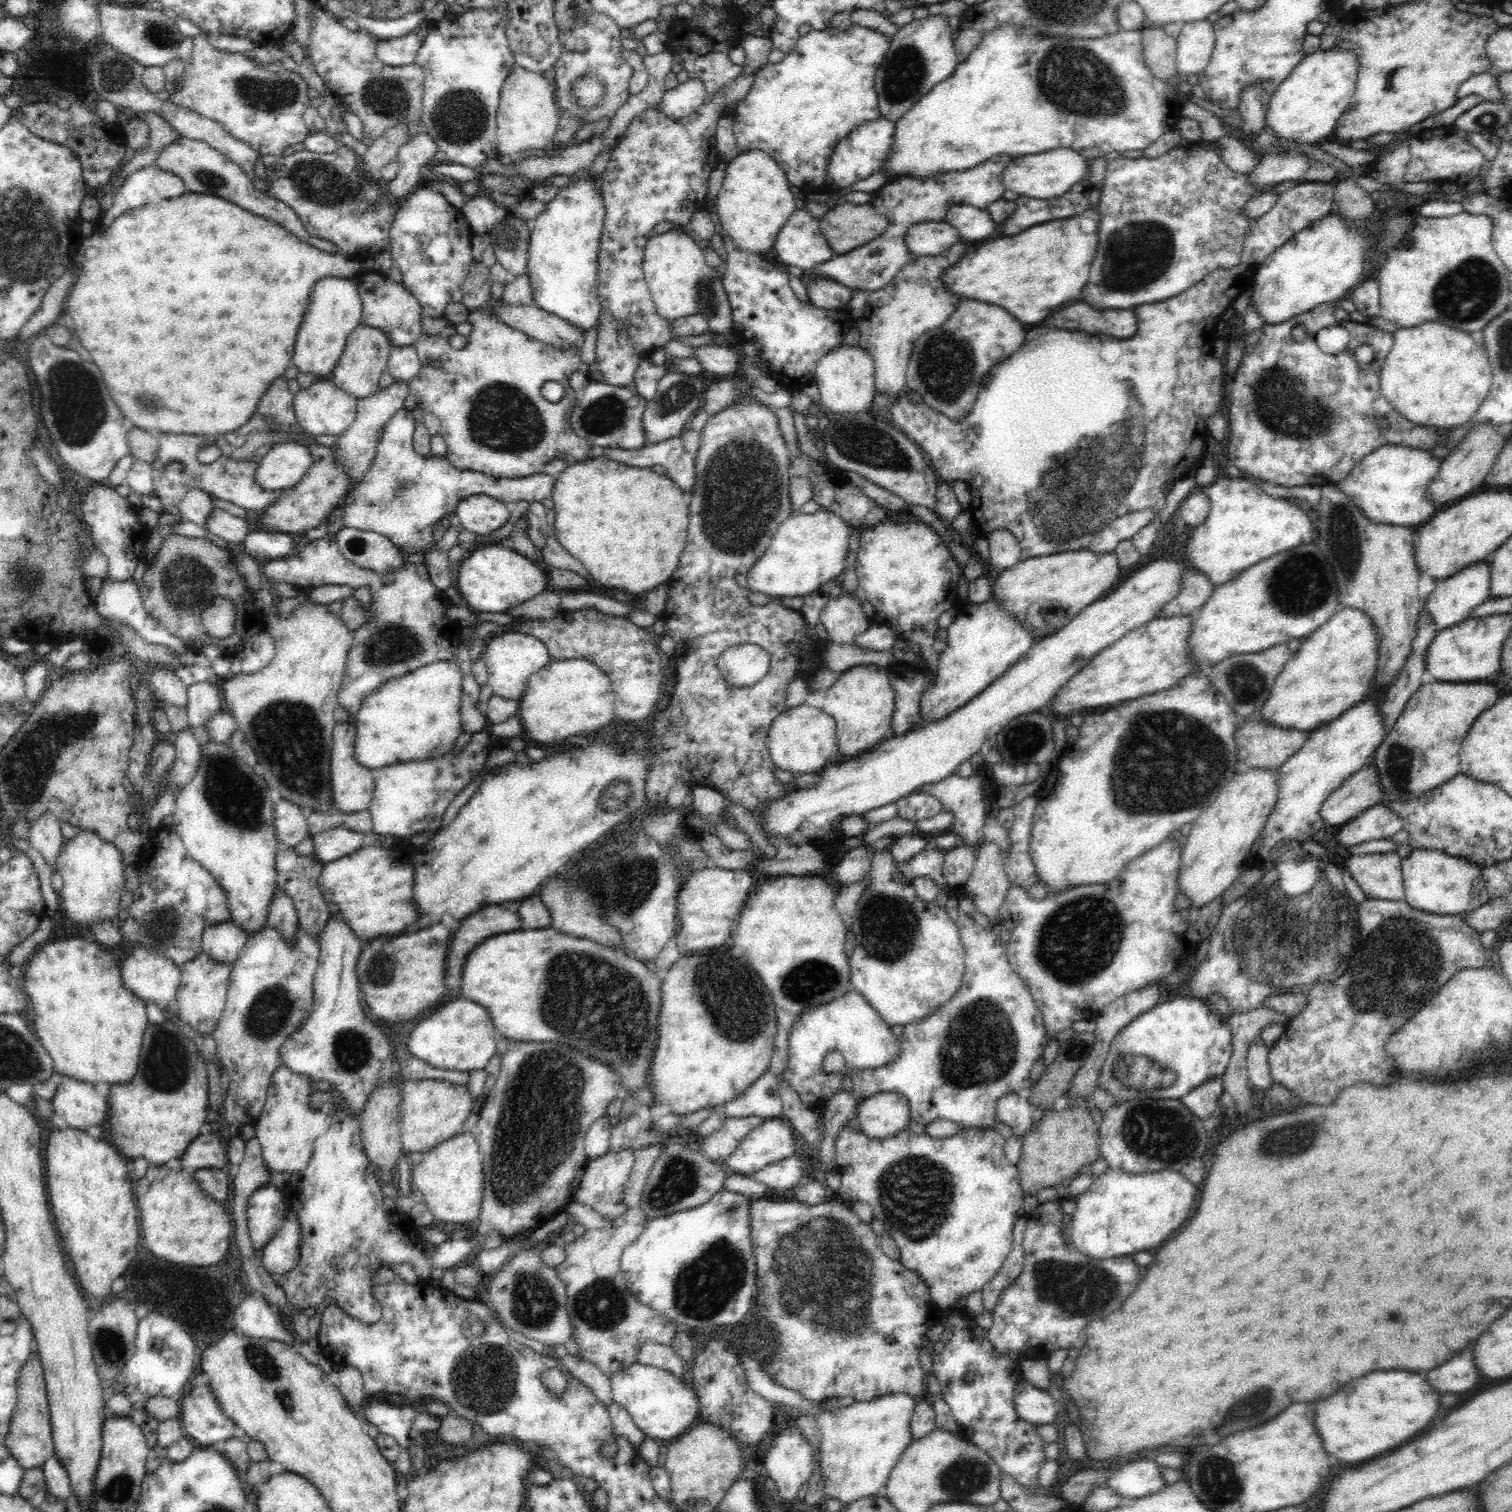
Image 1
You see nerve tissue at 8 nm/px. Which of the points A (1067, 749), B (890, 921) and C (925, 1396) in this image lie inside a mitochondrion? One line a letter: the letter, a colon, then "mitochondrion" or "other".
A: other
B: mitochondrion
C: other

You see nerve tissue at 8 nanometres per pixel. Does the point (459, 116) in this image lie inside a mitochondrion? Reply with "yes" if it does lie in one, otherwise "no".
yes

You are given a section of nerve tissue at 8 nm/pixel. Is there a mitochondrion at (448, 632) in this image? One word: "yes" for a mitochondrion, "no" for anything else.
yes

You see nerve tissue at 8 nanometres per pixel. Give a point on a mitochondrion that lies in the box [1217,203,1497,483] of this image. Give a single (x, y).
(1280, 402)

